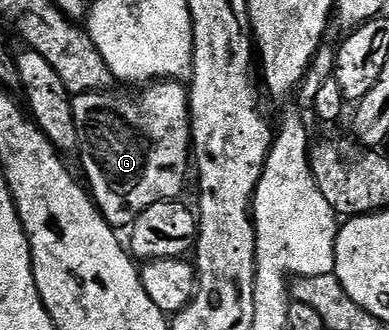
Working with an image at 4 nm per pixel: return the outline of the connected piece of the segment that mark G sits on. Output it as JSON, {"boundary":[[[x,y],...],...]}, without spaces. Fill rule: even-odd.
{"boundary":[[[159,79],[147,84],[146,89],[139,97],[125,97],[115,91],[99,91],[97,93],[80,93],[73,98],[74,118],[76,119],[76,131],[78,132],[78,153],[82,157],[82,169],[86,172],[85,184],[90,190],[90,196],[94,198],[94,204],[102,213],[102,217],[113,225],[115,230],[122,231],[133,226],[134,220],[144,212],[152,203],[161,201],[173,201],[181,198],[182,188],[186,185],[186,172],[192,169],[192,142],[190,140],[190,94],[187,86],[178,79]]]}

